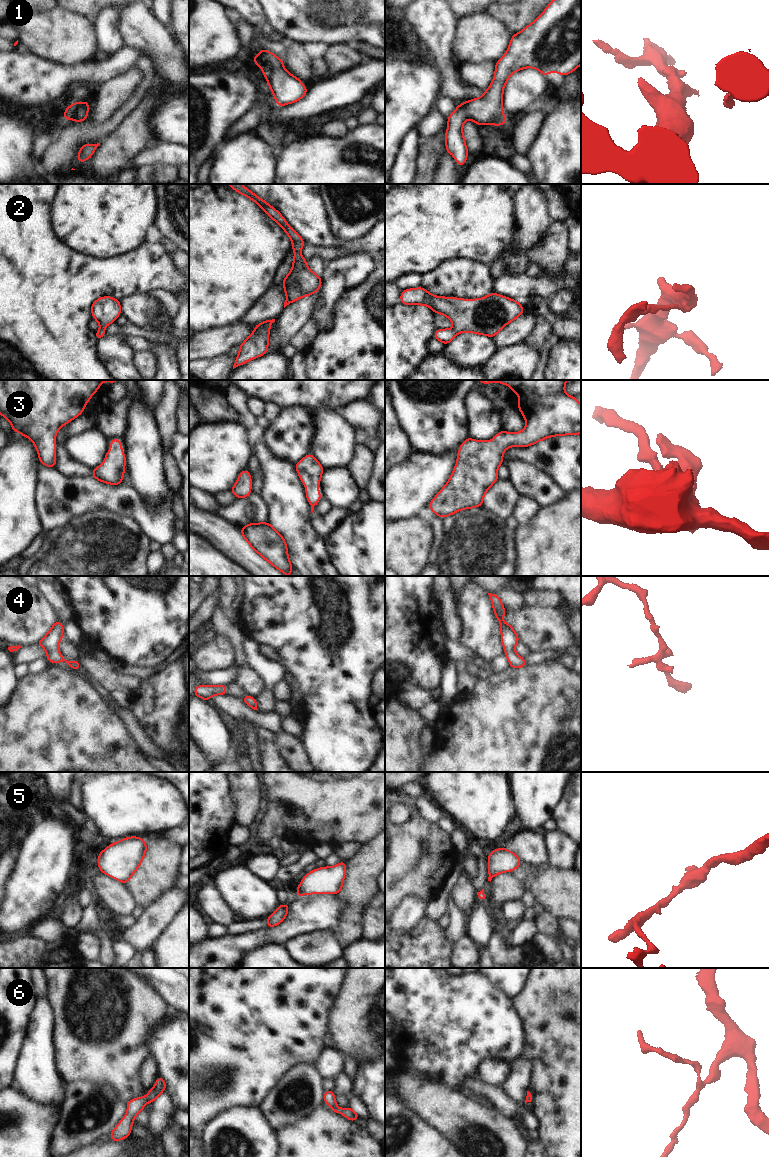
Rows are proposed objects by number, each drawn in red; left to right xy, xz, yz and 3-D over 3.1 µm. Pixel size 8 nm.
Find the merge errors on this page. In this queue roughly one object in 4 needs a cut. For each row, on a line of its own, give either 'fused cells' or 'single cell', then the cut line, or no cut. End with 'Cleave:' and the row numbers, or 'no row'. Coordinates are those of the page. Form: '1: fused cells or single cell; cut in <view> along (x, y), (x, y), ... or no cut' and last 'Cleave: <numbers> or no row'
1: single cell; no cut
2: single cell; no cut
3: single cell; no cut
4: single cell; no cut
5: single cell; no cut
6: single cell; no cut
Cleave: no row

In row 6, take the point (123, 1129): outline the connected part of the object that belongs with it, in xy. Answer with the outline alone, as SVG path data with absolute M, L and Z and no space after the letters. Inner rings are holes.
M159 1076L154 1087L148 1091L145 1097L138 1097L126 1102L128 1112L121 1119L119 1124L112 1130L110 1140L120 1141L131 1135L131 1127L136 1115L145 1108L147 1102L155 1102L156 1098L166 1090L164 1079Z

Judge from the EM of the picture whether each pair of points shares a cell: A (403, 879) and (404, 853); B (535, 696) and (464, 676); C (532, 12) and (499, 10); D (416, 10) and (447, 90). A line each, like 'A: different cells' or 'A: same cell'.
A: same cell
B: different cells
C: same cell
D: same cell

